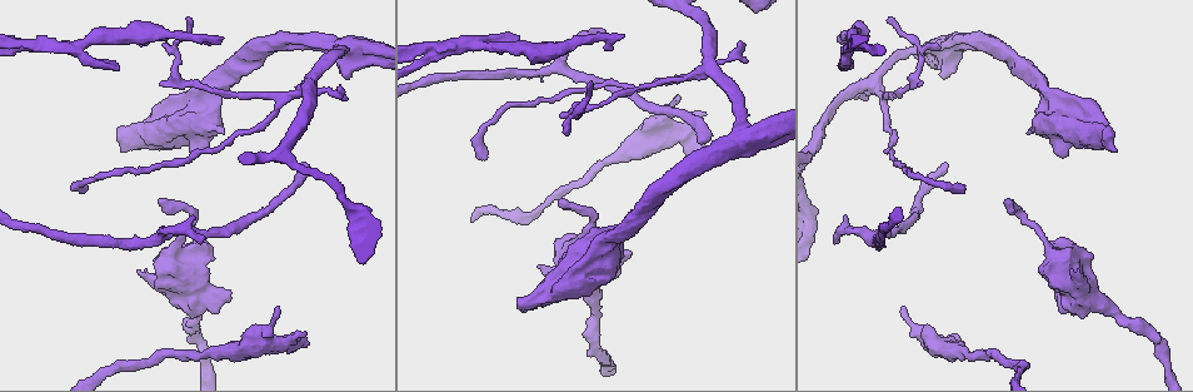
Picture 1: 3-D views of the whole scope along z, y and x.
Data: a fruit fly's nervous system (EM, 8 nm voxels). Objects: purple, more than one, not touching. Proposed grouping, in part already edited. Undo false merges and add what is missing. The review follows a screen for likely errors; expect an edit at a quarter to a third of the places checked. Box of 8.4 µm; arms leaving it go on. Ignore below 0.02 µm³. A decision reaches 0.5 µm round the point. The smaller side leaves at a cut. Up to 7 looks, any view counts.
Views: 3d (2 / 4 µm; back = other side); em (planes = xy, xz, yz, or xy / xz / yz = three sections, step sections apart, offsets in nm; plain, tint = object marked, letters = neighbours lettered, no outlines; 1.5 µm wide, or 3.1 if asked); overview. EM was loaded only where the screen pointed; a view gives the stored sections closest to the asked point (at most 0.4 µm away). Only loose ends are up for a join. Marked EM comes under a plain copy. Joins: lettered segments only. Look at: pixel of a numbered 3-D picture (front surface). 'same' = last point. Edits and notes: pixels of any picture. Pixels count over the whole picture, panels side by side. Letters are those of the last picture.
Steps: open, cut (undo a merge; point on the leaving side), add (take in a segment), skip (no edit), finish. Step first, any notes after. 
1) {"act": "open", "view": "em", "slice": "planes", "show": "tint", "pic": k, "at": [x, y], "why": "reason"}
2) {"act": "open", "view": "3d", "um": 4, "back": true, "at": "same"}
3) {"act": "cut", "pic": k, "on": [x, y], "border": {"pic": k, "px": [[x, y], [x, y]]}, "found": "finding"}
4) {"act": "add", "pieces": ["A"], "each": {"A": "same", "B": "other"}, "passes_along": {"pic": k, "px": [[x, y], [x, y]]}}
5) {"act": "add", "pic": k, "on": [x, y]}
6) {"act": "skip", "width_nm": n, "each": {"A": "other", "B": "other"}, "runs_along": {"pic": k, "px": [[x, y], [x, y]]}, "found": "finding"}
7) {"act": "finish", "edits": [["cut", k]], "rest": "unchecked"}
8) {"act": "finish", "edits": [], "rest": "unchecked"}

{"act": "open", "view": "3d", "um": 2, "pic": 1, "at": [538, 265], "why": "an open end"}

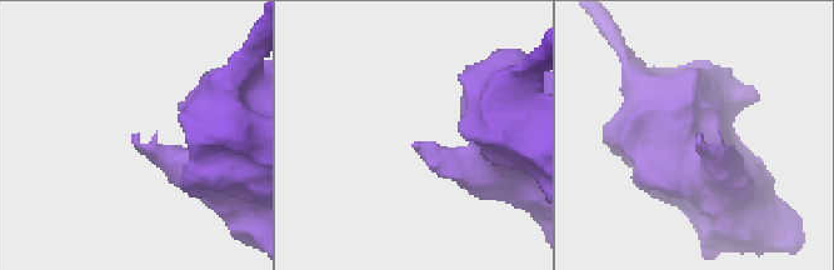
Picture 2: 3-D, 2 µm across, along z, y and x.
{"act": "open", "view": "em", "slice": "planes", "show": "letters", "pic": 2, "at": [702, 137], "why": "shape alone is not enough"}

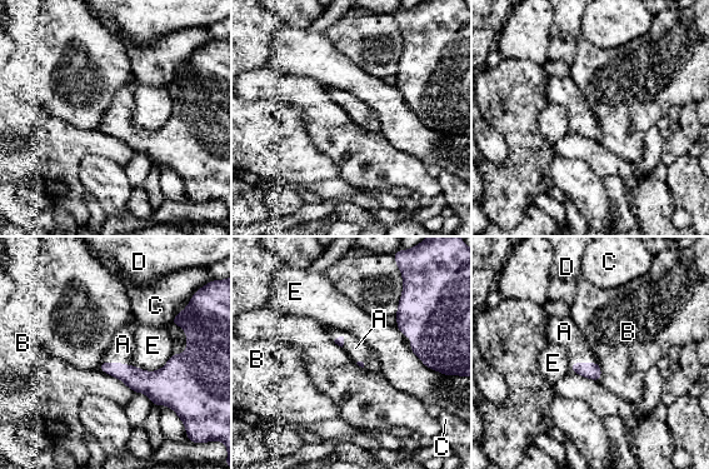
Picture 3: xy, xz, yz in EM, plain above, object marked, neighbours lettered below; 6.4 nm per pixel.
{"act": "add", "pieces": ["A"], "each": {"A": "same", "B": "other", "C": "other", "D": "other", "E": "other"}, "passes_along": {"pic": 3, "px": [[149, 383], [116, 363], [123, 344]]}, "found": "it goes on there"}

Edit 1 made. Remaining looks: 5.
{"act": "open", "view": "3d", "um": 4, "pic": 1, "at": [305, 335], "why": "stops while still wide"}

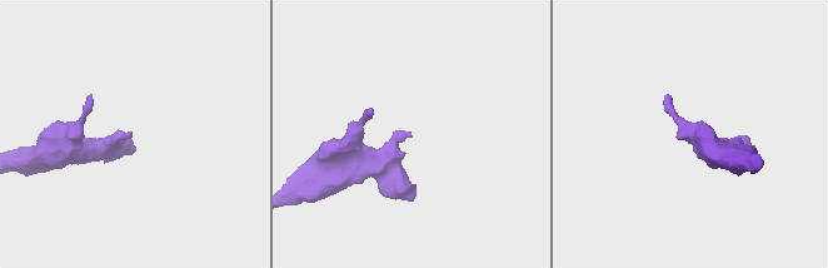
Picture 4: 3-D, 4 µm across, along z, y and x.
{"act": "open", "view": "em", "slice": "planes", "show": "tint", "pic": 4, "at": [130, 137], "why": "shape alone is not enough"}

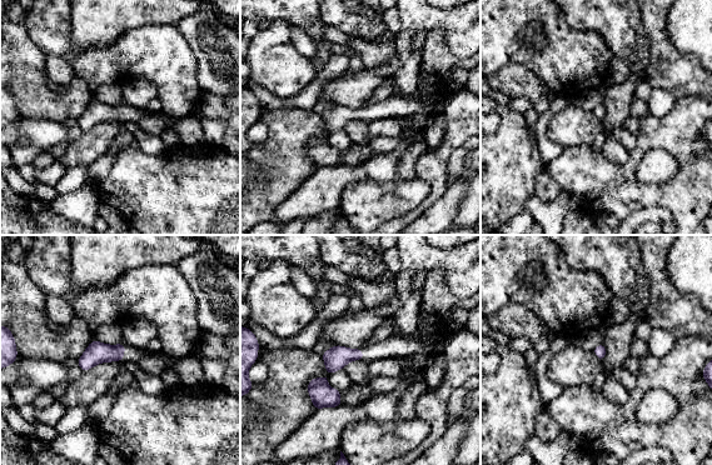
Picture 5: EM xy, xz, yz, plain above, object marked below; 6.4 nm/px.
{"act": "open", "view": "em", "slice": "planes", "show": "letters", "at": "same"}

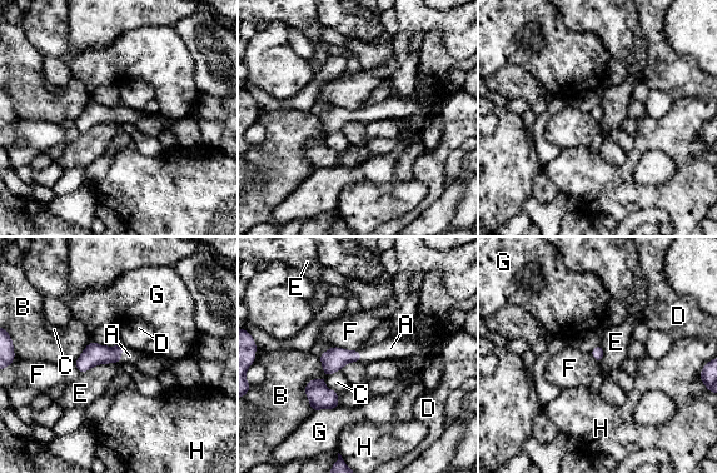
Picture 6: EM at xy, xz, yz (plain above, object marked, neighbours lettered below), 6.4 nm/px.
{"act": "add", "pieces": ["A"], "each": {"A": "same", "B": "other", "C": "other", "D": "other", "E": "other", "F": "other", "G": "other", "H": "other"}, "found": "the neuron continues"}

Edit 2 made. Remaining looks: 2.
{"act": "open", "view": "em", "slice": "planes", "show": "letters", "pic": 1, "at": [875, 79], "why": "branch point"}

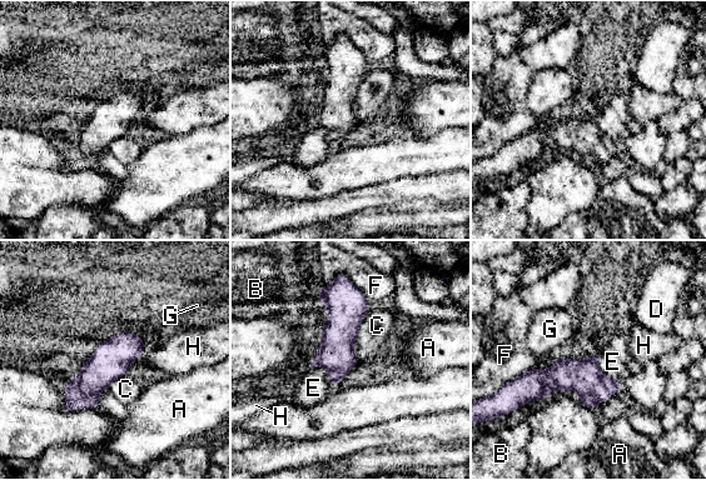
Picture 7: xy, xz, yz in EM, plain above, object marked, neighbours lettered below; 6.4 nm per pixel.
{"act": "cut", "pic": 7, "on": [75, 400], "each": {"A": "other", "B": "other", "C": "other", "D": "other", "E": "other", "F": "other", "G": "other", "H": "other"}, "border": {"pic": 7, "px": [[79, 374], [79, 389], [99, 394]]}, "found": "two neurons meet here"}

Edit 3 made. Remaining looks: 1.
{"act": "finish", "edits": [["add", 3], ["add", 6], ["cut", 7]], "rest": "unchecked"}

